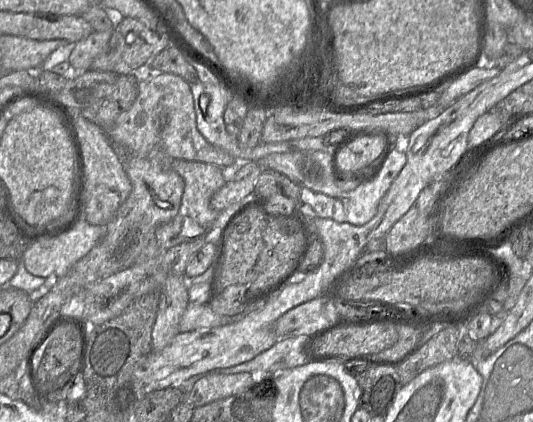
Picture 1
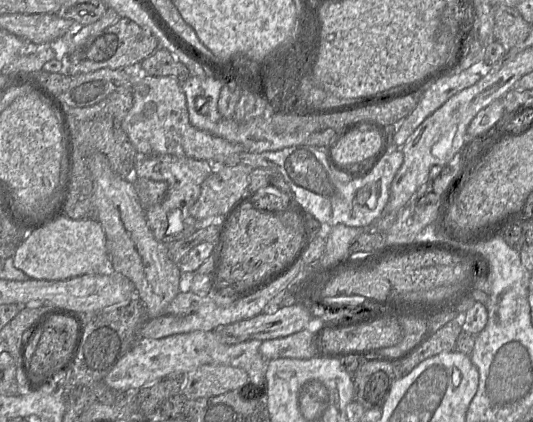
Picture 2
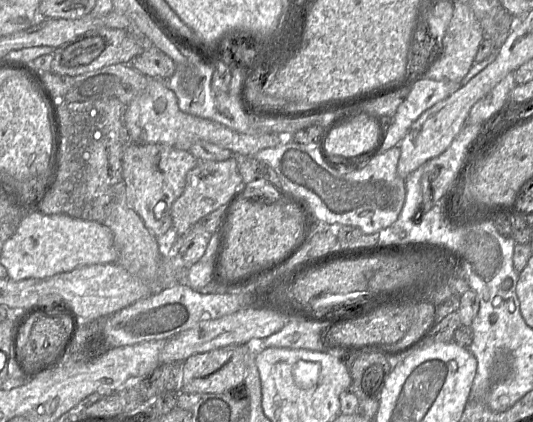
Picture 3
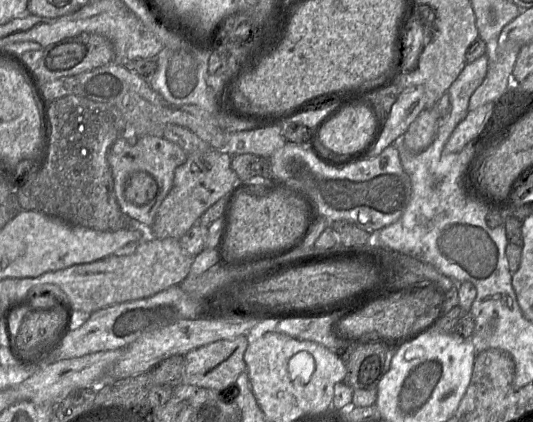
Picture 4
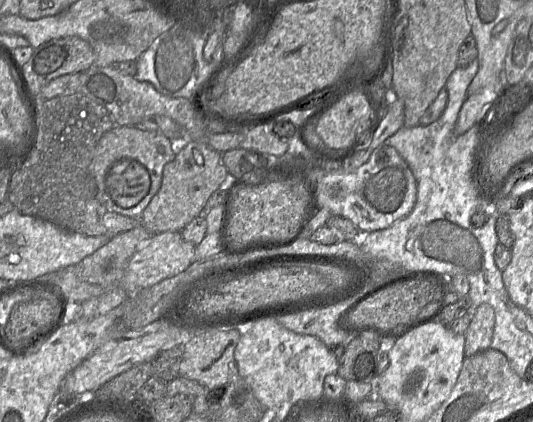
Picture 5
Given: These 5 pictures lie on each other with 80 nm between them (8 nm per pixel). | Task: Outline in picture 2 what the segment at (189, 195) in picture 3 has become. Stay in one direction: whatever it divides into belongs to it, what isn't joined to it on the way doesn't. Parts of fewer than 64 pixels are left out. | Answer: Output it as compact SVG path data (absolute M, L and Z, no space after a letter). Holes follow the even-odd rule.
M242 164L215 166L201 185L201 193L190 210L191 215L201 221L209 216L223 216L230 212L251 195L247 192L252 170L250 166Z

